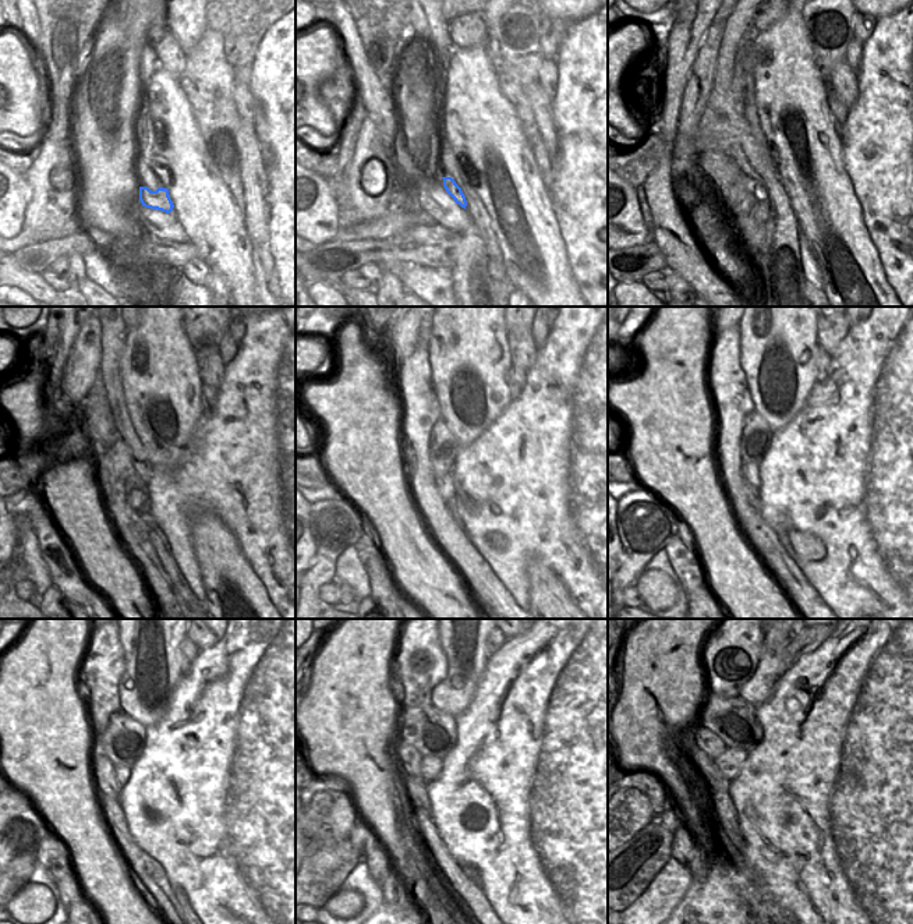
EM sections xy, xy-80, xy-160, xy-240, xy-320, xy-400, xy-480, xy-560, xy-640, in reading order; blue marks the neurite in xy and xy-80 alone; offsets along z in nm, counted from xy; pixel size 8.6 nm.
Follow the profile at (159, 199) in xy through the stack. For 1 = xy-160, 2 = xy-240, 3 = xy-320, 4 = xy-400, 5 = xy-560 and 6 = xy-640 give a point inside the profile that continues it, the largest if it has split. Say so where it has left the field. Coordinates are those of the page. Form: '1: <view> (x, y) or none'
1: xy-160 (760, 191)
2: xy-240 (138, 499)
3: xy-320 (445, 484)
4: xy-400 (752, 471)
5: xy-560 (431, 767)
6: xy-640 (731, 761)

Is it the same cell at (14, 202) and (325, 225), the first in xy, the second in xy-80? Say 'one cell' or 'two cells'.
one cell

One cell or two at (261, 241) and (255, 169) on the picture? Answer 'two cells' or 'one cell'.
one cell

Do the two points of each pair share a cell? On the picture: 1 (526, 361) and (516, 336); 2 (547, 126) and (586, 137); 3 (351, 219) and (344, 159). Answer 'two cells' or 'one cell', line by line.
1: one cell
2: two cells
3: one cell

